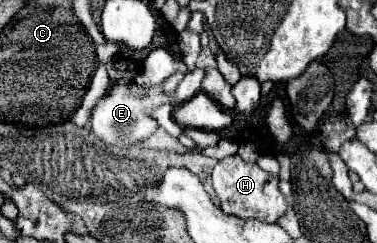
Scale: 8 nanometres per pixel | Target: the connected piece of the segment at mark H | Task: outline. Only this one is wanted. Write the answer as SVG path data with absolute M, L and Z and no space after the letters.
M238 155L218 161L212 171L212 187L220 199L222 211L240 219L258 219L266 223L276 223L286 211L286 197L278 189L278 177L262 171L256 163L246 163Z

